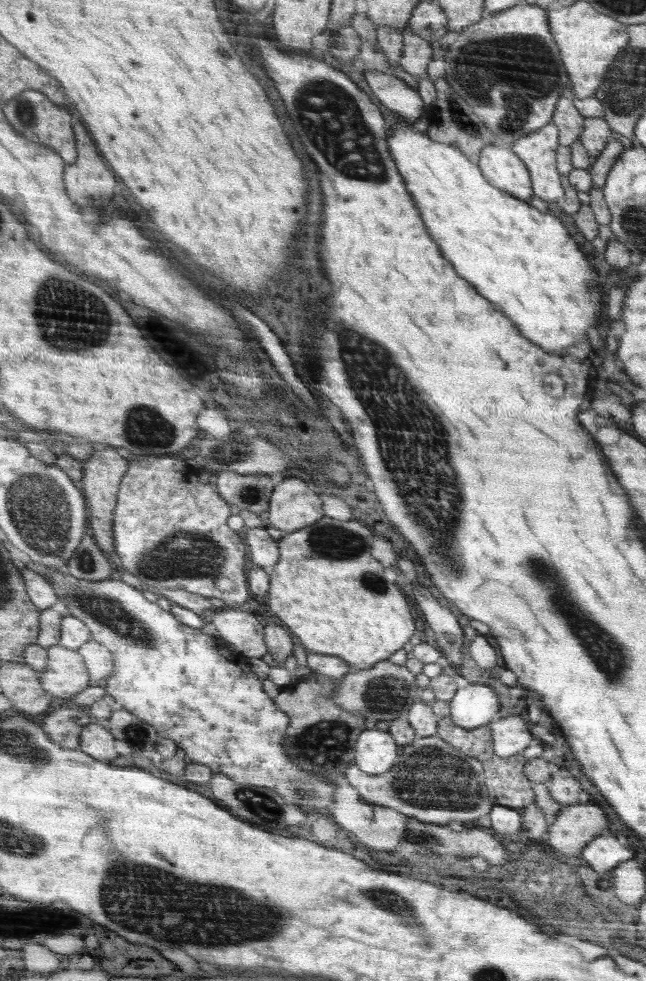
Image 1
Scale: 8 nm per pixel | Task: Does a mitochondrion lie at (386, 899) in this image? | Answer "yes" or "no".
yes

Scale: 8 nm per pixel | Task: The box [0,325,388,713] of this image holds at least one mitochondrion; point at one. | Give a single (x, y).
(39, 505)

